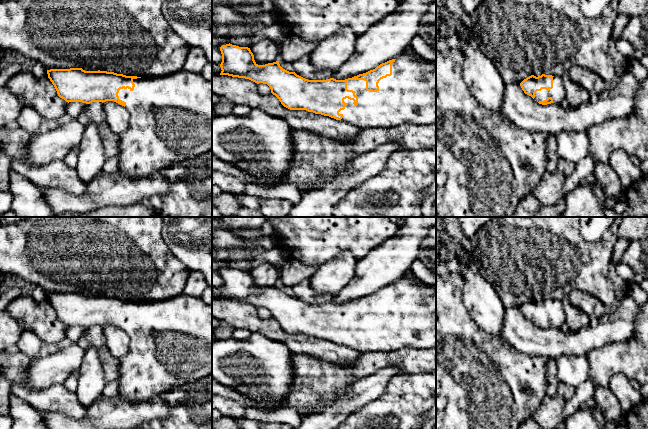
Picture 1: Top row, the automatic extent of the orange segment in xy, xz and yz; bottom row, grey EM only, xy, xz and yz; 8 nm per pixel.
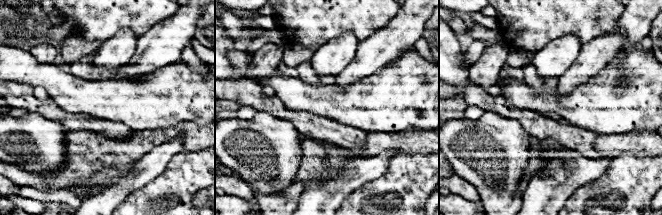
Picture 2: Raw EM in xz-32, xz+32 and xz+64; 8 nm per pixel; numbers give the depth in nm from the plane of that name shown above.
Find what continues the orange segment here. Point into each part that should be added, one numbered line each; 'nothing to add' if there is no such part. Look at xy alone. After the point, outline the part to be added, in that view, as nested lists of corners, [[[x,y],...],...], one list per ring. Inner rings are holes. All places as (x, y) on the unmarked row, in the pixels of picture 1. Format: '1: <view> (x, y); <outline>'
1: xy (171, 340); [[[182,293],[162,301],[133,303],[133,306],[133,315],[123,312],[118,317],[131,340],[128,352],[119,358],[119,397],[132,401],[149,400],[212,374],[212,304],[206,304],[202,298]]]

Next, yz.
1: yz (557, 317); [[[559,300],[553,301],[553,312],[549,313],[542,313],[541,315],[537,315],[535,317],[534,324],[536,325],[544,325],[548,321],[553,323],[553,328],[561,328],[561,326],[565,323],[565,311],[563,302]]]

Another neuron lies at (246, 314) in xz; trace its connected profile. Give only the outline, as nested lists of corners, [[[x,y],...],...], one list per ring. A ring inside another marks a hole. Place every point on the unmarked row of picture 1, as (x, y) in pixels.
[[[212,298],[212,318],[228,322],[236,329],[245,328],[252,333],[261,333],[271,340],[281,341],[292,353],[304,353],[342,366],[354,364],[361,354],[329,340],[306,334],[290,334],[272,317],[260,319],[257,309],[245,302]]]

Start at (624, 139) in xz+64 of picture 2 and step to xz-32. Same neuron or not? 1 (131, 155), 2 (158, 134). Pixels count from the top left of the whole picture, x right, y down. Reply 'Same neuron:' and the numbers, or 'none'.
Same neuron: 1, 2

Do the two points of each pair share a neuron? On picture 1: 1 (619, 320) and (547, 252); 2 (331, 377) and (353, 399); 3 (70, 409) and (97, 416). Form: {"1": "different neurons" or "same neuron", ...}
{"1": "different neurons", "2": "different neurons", "3": "different neurons"}

